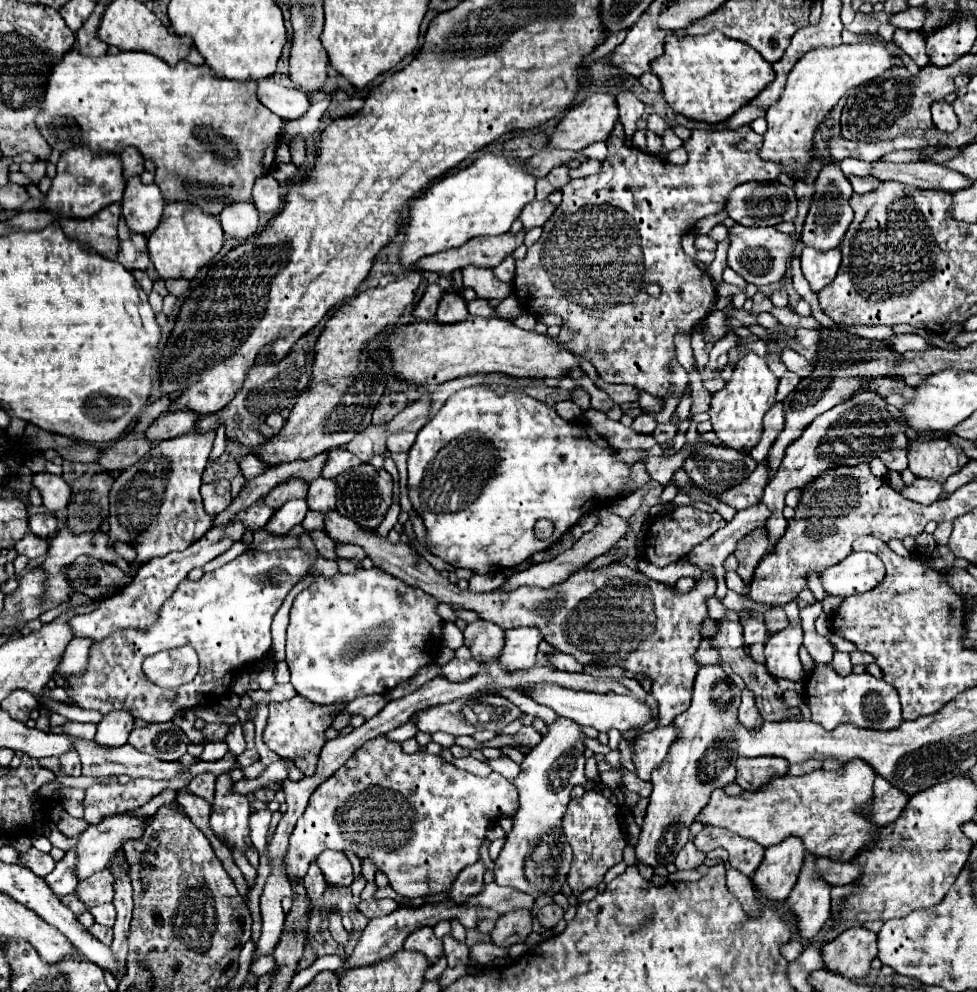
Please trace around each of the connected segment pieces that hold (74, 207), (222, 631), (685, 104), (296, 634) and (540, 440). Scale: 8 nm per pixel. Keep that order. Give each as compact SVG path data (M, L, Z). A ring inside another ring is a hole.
M76 146L62 152L58 160L58 172L52 180L52 188L46 194L44 210L58 216L88 218L100 212L104 206L120 202L126 188L122 174L122 162L118 154L112 152L92 152L88 146Z
M308 534L300 536L300 548L294 550L274 550L274 552L258 552L258 550L246 550L226 566L204 574L200 580L182 580L176 588L176 592L162 604L158 620L144 632L136 628L124 628L116 630L112 636L94 642L88 652L88 666L82 674L70 674L66 676L68 696L74 700L76 706L86 710L98 710L102 714L110 714L112 710L126 710L134 718L142 718L146 722L170 722L178 712L190 710L196 706L212 706L220 702L220 696L226 694L230 688L230 680L236 670L244 668L246 664L266 658L266 654L272 648L272 636L270 636L270 624L278 608L282 606L286 594L292 590L296 582L300 582L308 568L312 566L316 558L314 542L308 538ZM190 644L198 658L200 658L200 670L196 678L190 684L184 684L180 688L160 688L154 682L146 678L142 672L142 660L148 654L156 654L160 650L170 650Z
M708 32L704 36L676 36L664 38L664 54L652 60L652 74L662 82L662 94L676 114L690 120L720 124L726 122L738 108L756 98L774 76L768 60L744 42L728 40L722 32Z
M358 566L354 572L350 574L336 574L332 578L326 578L326 576L316 576L316 580L304 588L296 598L294 598L294 604L292 604L292 610L290 610L290 624L288 624L288 636L286 636L286 662L288 662L288 668L290 668L290 674L292 674L292 686L296 688L296 692L316 704L334 704L336 700L344 700L344 702L352 702L354 698L358 696L368 696L368 694L388 694L392 688L396 688L400 682L412 678L422 666L434 662L434 658L418 658L418 656L434 656L440 648L440 640L442 640L442 628L444 628L444 620L438 616L436 612L436 606L438 602L436 600L430 600L428 594L424 594L422 590L414 588L414 586L408 586L404 584L402 580L390 576L388 572L382 572L382 570L376 570L376 568L362 568Z
M478 384L478 386L470 386L470 388L462 388L456 394L452 394L446 404L440 408L440 412L426 422L426 426L418 432L414 446L408 452L408 498L412 502L412 508L422 516L424 520L424 528L426 528L426 546L428 550L442 558L446 564L454 566L454 568L470 568L474 572L502 572L502 568L512 568L522 564L524 560L528 560L534 552L546 550L550 544L558 542L562 538L562 534L572 528L574 524L578 524L578 520L592 512L594 508L606 504L612 498L618 498L620 494L626 494L628 488L628 476L630 476L630 466L618 462L612 454L612 448L608 446L608 442L602 436L596 436L596 432L592 432L592 428L588 428L588 424L582 422L566 422L556 414L554 406L548 404L540 404L538 400L532 400L530 396L524 394L508 394L508 396L496 396L488 386ZM540 518L548 518L550 522L554 522L554 534L548 540L538 540L534 536L534 524Z

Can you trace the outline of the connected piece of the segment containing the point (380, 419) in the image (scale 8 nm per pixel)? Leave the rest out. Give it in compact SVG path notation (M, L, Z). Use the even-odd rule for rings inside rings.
M386 392L382 400L376 406L376 412L372 416L374 424L386 424L390 422L398 412L402 412L408 406L408 398L404 392Z

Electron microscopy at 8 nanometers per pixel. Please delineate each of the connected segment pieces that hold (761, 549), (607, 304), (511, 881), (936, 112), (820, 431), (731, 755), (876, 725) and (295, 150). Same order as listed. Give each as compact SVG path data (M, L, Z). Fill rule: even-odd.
M758 528L756 532L752 532L752 536L746 536L746 538L738 544L738 548L736 548L736 552L734 552L734 556L736 556L738 562L740 562L736 574L744 580L744 584L750 584L752 574L754 574L760 558L762 558L766 552L768 552L768 536L766 536L764 528Z
M616 122L612 134L608 136L606 140L606 146L608 146L608 156L606 160L602 162L602 168L598 174L594 176L588 176L588 178L578 178L578 180L570 180L564 188L562 188L562 204L558 206L558 210L554 212L554 216L544 224L544 232L540 236L540 240L528 248L528 254L522 262L516 262L516 276L514 276L514 294L516 298L520 300L520 306L526 310L526 312L534 312L534 314L558 314L562 316L564 320L564 328L574 332L576 336L564 336L560 334L560 340L564 344L568 344L568 348L578 354L578 356L586 356L588 362L592 362L592 366L596 368L596 372L600 374L602 380L608 380L610 384L632 384L636 388L642 388L646 390L648 394L652 396L658 396L658 398L664 398L666 392L668 392L668 386L670 386L670 362L676 358L674 356L674 334L678 332L690 332L700 320L704 320L712 310L714 310L714 302L716 302L716 288L712 284L712 280L708 278L706 272L702 272L692 260L690 256L684 254L682 250L682 234L684 232L690 232L690 228L694 228L694 224L704 218L704 216L710 216L710 214L718 214L722 208L724 208L724 202L726 202L726 196L732 188L736 188L738 184L742 182L748 182L748 180L776 180L778 174L784 172L784 168L776 162L764 162L760 160L758 156L758 148L760 148L760 140L762 136L756 134L748 124L746 126L740 126L738 130L694 130L690 140L684 142L688 156L686 164L684 166L674 166L674 164L668 164L660 158L656 158L654 154L648 154L648 152L642 152L638 148L628 148L624 144L624 136L622 136L622 124ZM648 284L660 284L662 288L662 294L660 298L652 298L648 292L646 292L646 286Z
M558 718L548 726L542 742L532 748L532 752L522 760L520 774L510 782L516 786L520 796L520 806L512 816L512 830L506 834L504 848L496 858L494 882L500 886L510 886L514 890L532 896L552 896L562 892L566 876L572 864L572 848L562 832L562 818L566 814L570 790L576 784L584 784L584 740L578 724L572 720Z
M946 100L932 102L932 120L942 132L954 132L954 128L958 126L958 118L952 110L952 104L948 104Z
M860 390L856 394L856 400L842 402L828 412L814 418L814 422L802 432L798 440L794 440L788 446L788 452L776 472L776 476L766 486L762 502L772 508L772 520L768 520L766 530L770 536L770 548L776 546L778 538L786 532L786 520L782 516L784 508L784 496L792 488L804 488L808 482L820 478L830 468L838 466L856 466L860 462L868 464L870 458L878 456L884 448L904 448L908 444L908 438L904 434L904 426L900 422L890 420L890 412L886 410L886 400L878 392L866 392Z
M702 666L696 684L692 704L686 712L676 716L674 724L678 738L670 746L668 756L656 772L652 772L652 796L648 812L642 824L642 832L636 844L636 860L646 866L668 866L674 862L674 854L688 842L688 828L700 810L708 804L708 796L716 788L724 788L736 778L736 750L730 750L728 740L734 740L732 730L738 724L740 692L730 682L722 666ZM670 826L678 826L676 842L668 844L664 834Z
M818 664L806 682L806 702L812 712L812 722L832 730L840 724L854 724L870 730L894 730L902 720L900 698L894 686L876 680L868 672L838 676L830 664Z
M294 140L290 144L290 154L292 154L292 162L294 164L302 164L306 158L306 150L304 150L304 142L302 140Z

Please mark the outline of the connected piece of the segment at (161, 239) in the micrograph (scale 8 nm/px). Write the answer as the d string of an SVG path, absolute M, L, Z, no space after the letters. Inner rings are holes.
M170 202L164 208L162 222L148 236L148 254L158 274L168 278L194 278L194 274L206 266L222 248L224 236L220 220L202 212L190 202Z

